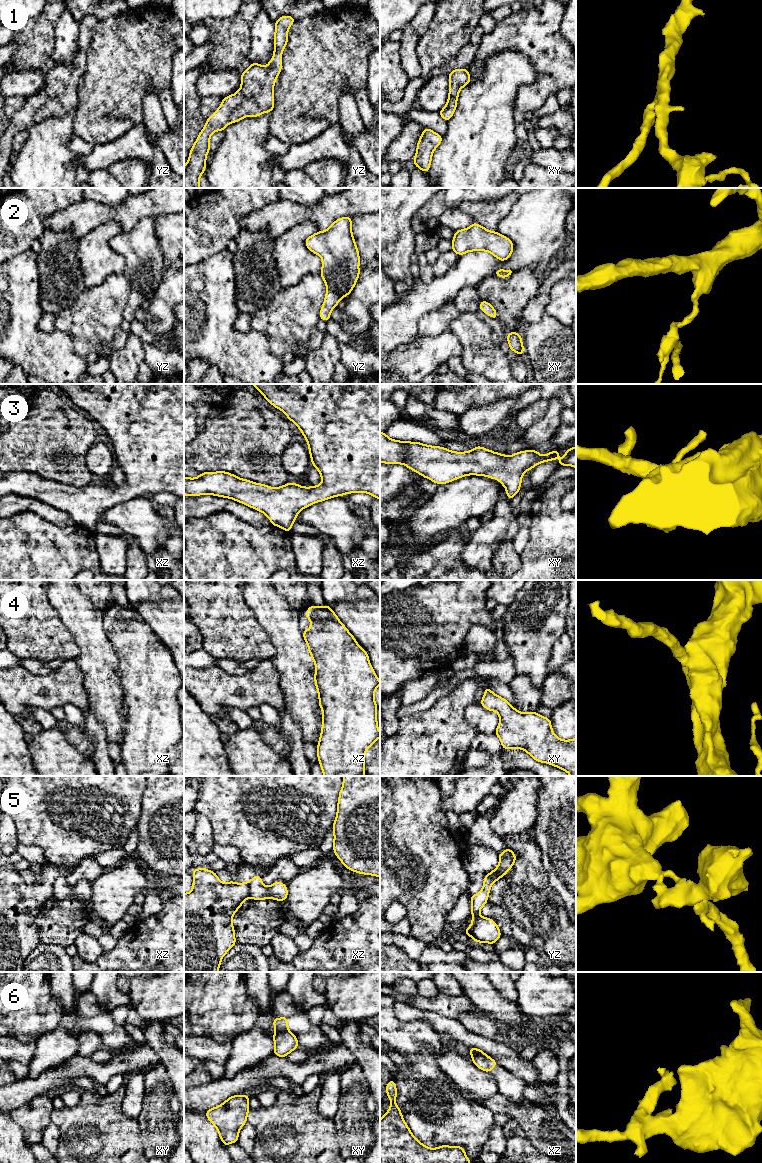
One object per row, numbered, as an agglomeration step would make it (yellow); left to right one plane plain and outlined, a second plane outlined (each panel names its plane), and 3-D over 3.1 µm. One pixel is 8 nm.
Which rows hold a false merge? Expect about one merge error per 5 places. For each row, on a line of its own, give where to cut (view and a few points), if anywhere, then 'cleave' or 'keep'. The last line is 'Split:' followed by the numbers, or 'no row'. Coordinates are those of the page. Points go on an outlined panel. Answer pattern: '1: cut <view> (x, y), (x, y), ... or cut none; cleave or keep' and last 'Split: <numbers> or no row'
1: cut none; keep
2: cut none; keep
3: cut none; keep
4: cut none; keep
5: cut xz (250, 881), (249, 896); cleave
6: cut xy (288, 1030), (276, 1032); cleave
Split: 5, 6

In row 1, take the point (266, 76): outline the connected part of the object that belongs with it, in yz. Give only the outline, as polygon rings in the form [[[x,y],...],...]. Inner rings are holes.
[[[282,16],[275,22],[274,54],[266,67],[252,63],[241,73],[241,88],[222,99],[220,107],[206,120],[184,165],[184,188],[200,188],[199,178],[206,168],[206,157],[210,151],[210,136],[223,131],[230,123],[244,117],[258,117],[274,108],[274,83],[282,68],[282,51],[288,42],[288,29],[296,20]]]

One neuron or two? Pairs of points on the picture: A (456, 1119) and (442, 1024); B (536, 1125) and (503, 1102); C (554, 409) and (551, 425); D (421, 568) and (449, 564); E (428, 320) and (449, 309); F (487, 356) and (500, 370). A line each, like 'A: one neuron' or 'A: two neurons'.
A: two neurons
B: one neuron
C: one neuron
D: one neuron
E: one neuron
F: one neuron

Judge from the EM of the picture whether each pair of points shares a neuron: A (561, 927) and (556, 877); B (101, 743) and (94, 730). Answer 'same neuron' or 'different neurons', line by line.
A: different neurons
B: same neuron

